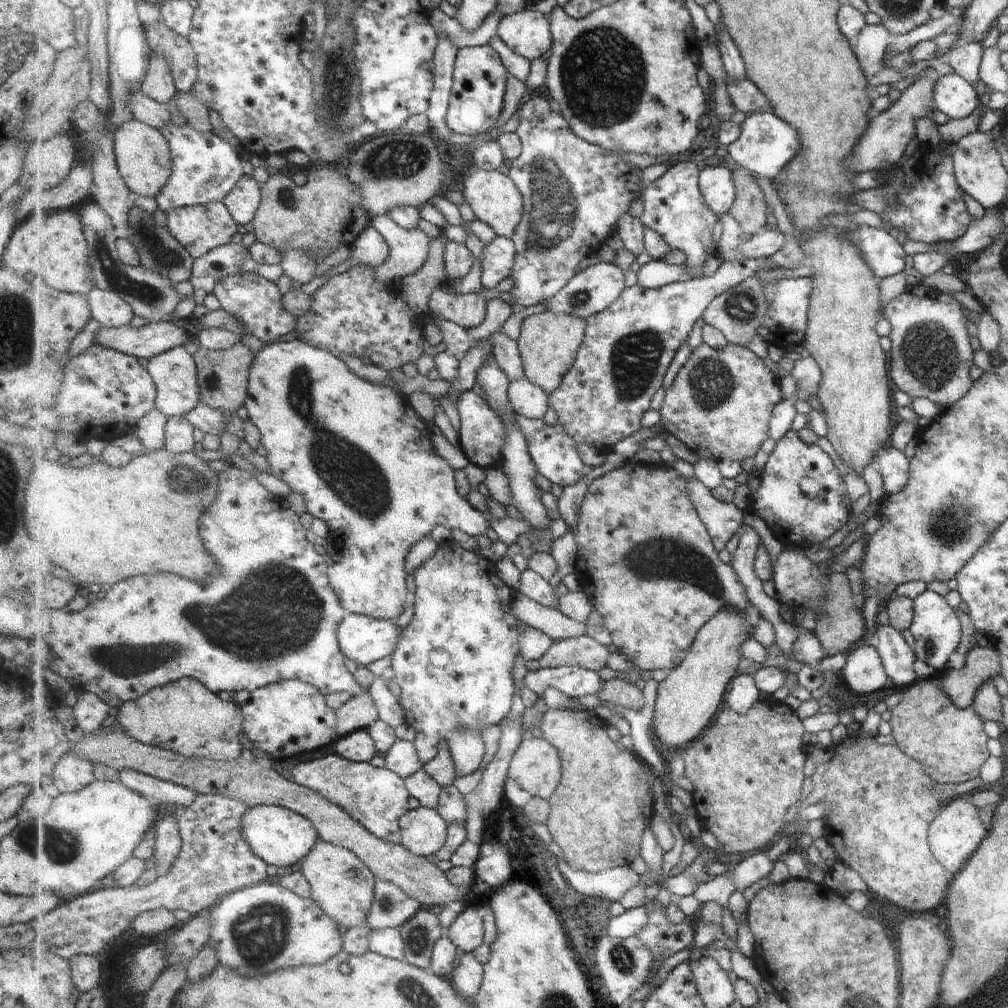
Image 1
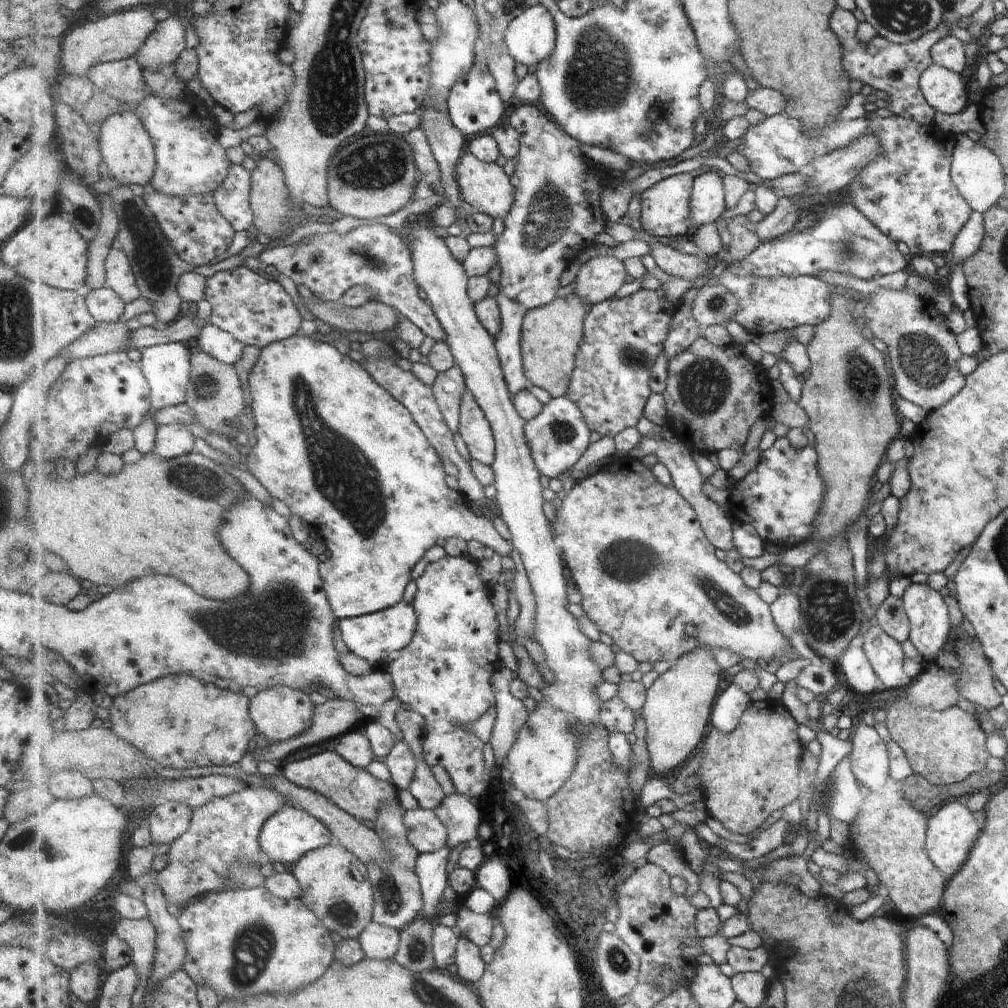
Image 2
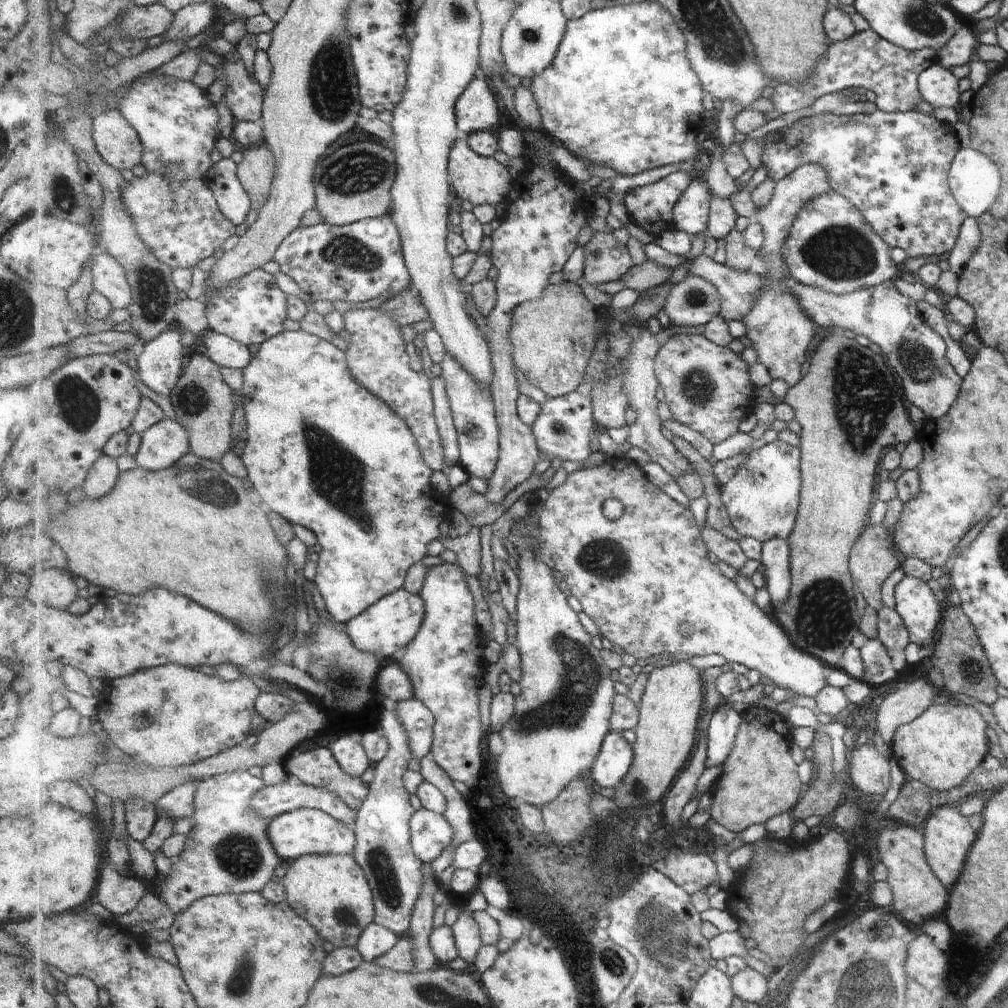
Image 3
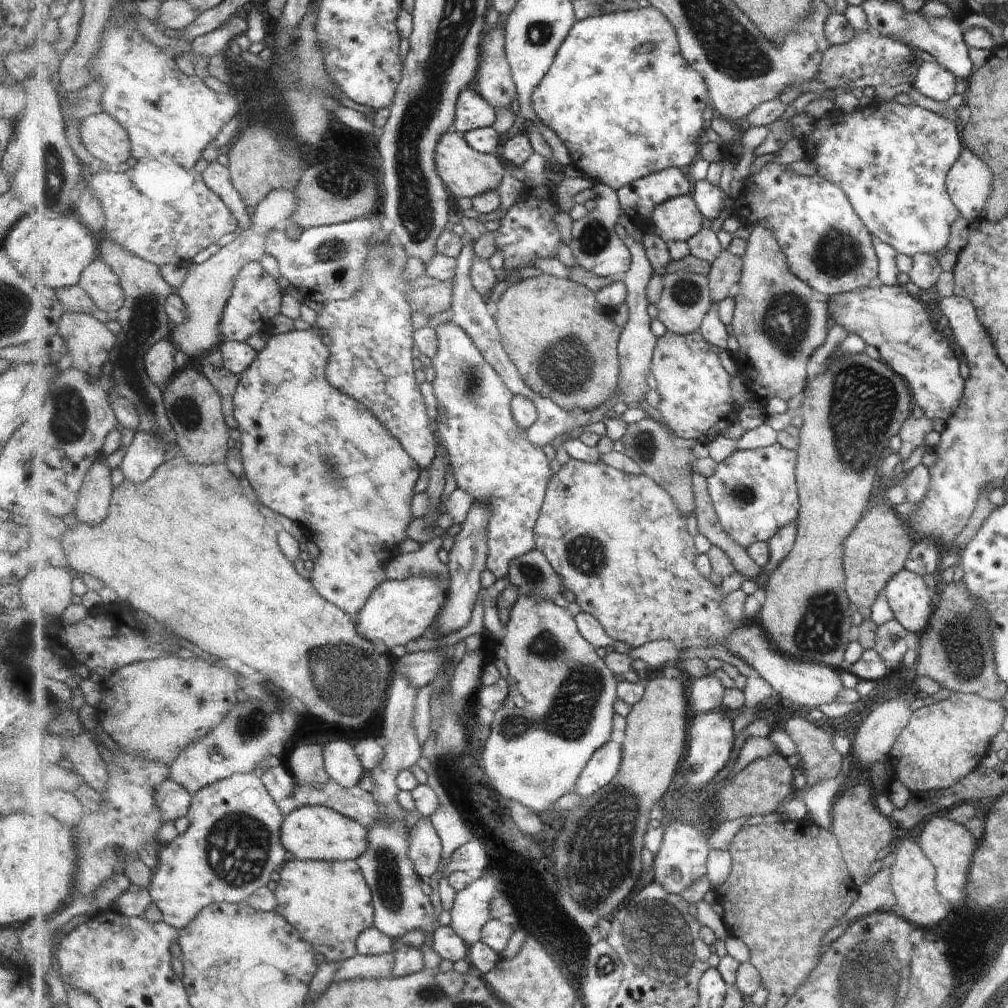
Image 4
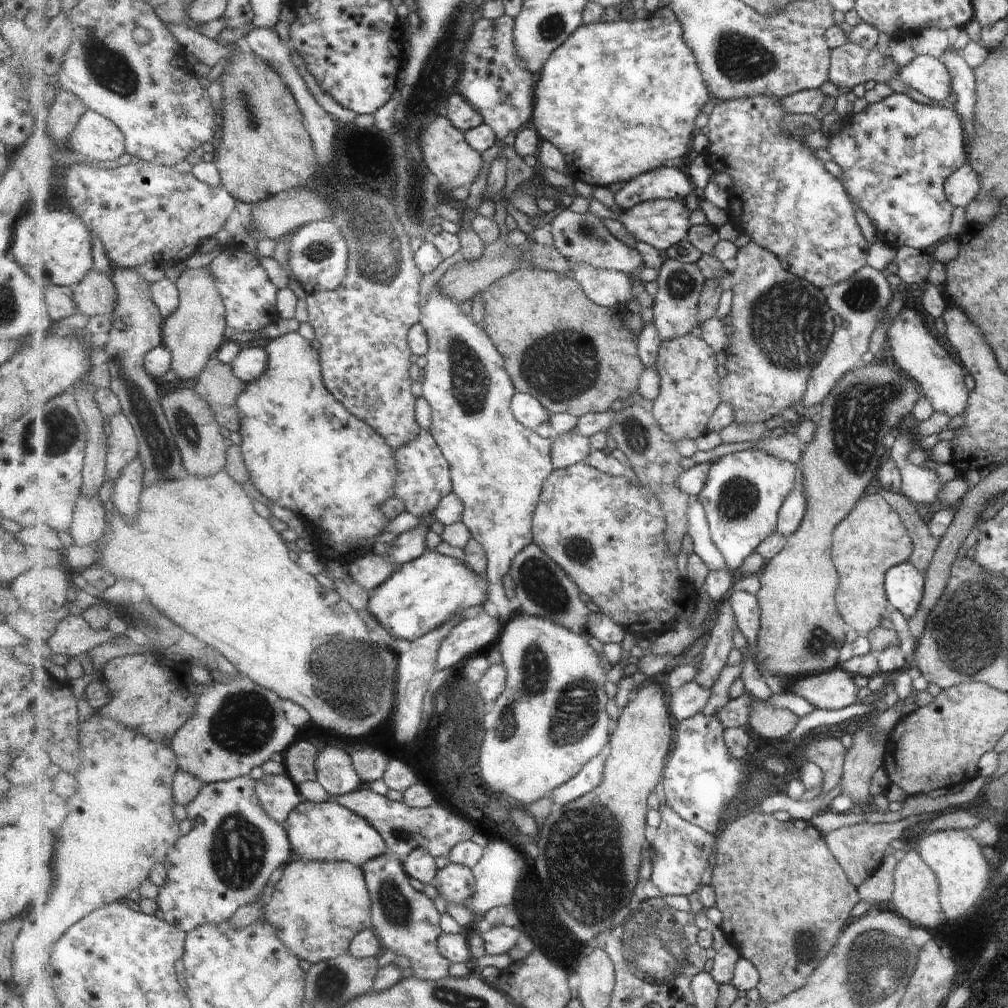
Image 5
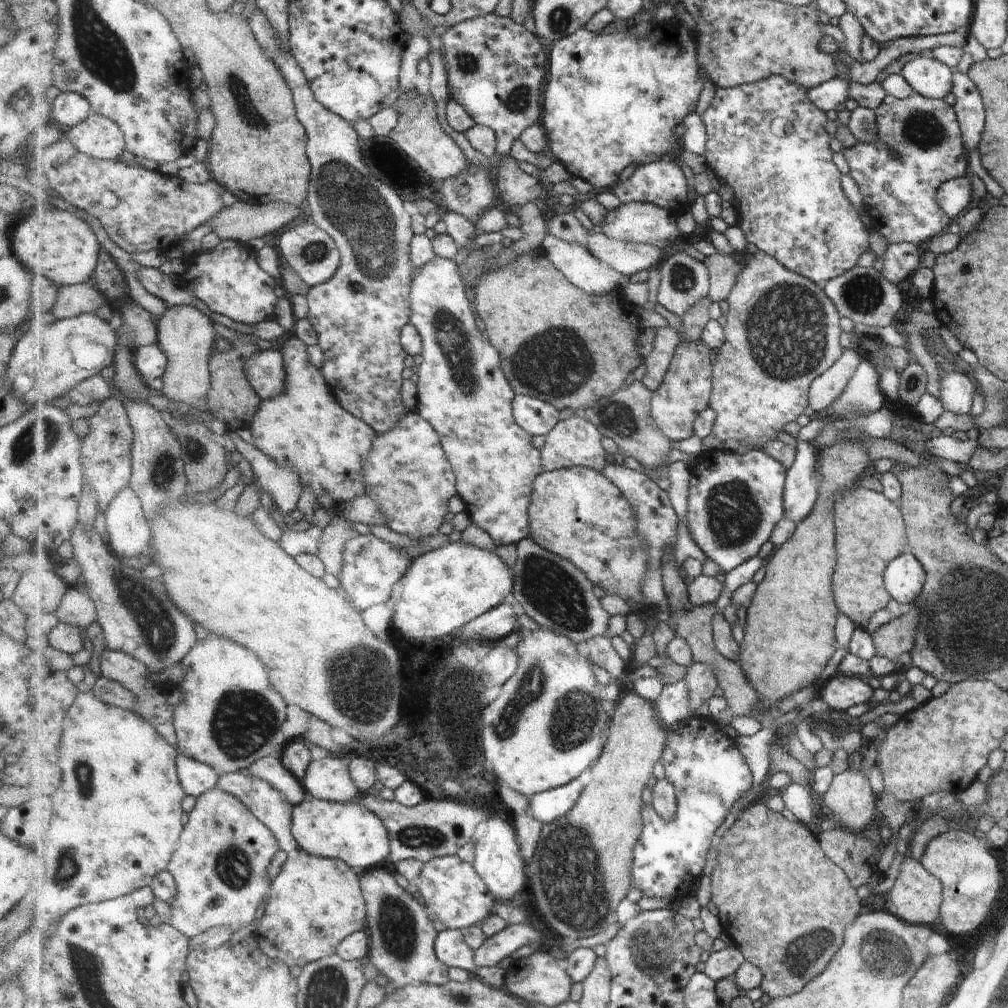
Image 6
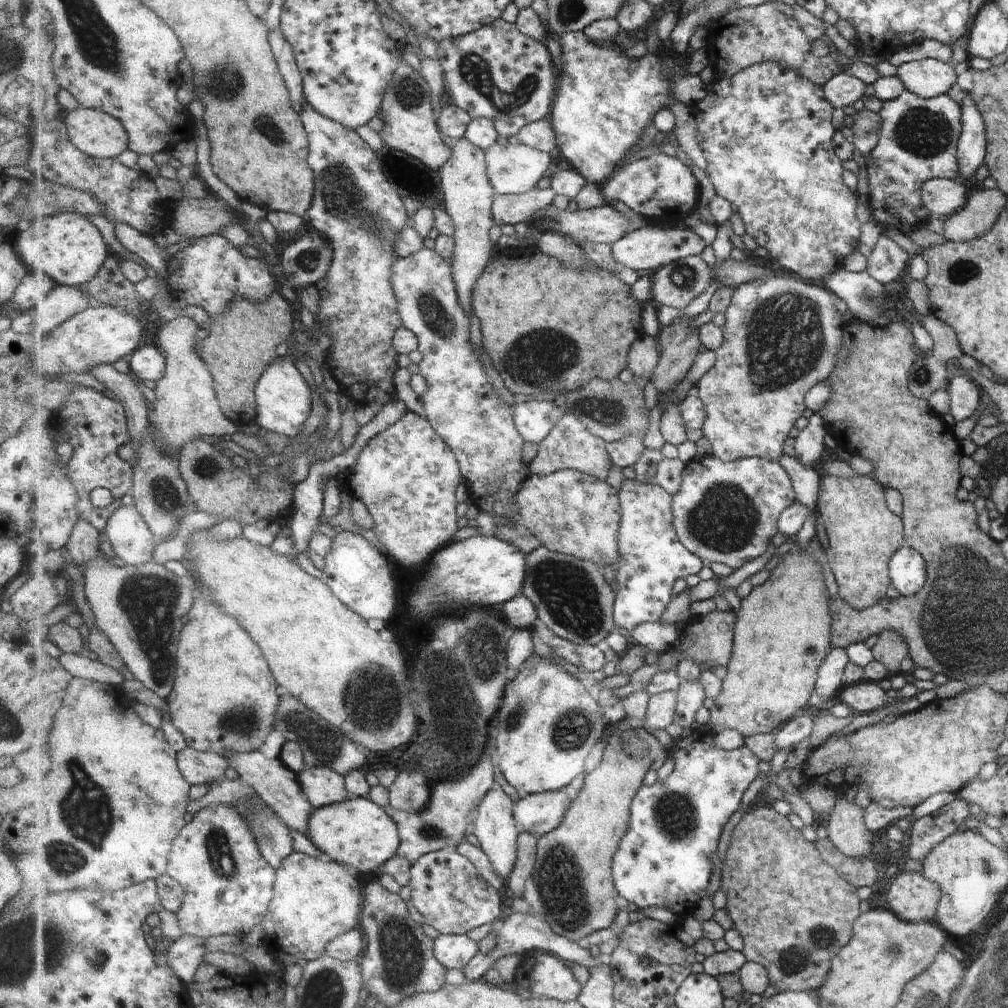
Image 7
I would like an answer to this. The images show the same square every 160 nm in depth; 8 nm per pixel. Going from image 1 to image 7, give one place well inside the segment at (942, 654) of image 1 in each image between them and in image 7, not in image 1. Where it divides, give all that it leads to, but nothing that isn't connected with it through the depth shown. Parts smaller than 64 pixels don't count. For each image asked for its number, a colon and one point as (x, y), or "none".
2: (929, 627)
3: (915, 604)
4: (908, 598)
5: (903, 585)
6: (903, 578)
7: (906, 570)

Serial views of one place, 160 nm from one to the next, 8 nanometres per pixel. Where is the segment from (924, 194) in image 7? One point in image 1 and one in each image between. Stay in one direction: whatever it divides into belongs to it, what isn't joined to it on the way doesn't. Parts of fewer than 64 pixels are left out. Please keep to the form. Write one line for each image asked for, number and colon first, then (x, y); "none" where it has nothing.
1: (976, 167)
2: (976, 174)
3: (973, 181)
4: (968, 182)
5: (960, 187)
6: (952, 196)

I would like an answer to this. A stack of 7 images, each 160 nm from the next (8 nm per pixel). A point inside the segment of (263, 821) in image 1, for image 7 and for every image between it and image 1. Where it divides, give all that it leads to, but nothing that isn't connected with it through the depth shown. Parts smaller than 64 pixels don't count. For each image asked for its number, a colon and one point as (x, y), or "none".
2: (289, 834)
3: (304, 832)
4: (317, 832)
5: (327, 831)
6: (349, 831)
7: (358, 833)

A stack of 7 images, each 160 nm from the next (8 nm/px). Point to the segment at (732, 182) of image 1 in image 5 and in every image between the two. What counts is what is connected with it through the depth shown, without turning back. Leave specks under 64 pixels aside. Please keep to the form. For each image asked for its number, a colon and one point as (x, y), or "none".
2: (708, 201)
3: (691, 216)
4: (679, 219)
5: (662, 223)

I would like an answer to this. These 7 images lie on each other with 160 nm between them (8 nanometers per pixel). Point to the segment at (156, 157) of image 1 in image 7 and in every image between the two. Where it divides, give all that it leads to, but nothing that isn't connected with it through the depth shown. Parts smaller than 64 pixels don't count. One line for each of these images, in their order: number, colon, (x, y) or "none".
2: (127, 149)
3: (118, 144)
4: (106, 138)
5: (97, 136)
6: (100, 137)
7: (98, 134)

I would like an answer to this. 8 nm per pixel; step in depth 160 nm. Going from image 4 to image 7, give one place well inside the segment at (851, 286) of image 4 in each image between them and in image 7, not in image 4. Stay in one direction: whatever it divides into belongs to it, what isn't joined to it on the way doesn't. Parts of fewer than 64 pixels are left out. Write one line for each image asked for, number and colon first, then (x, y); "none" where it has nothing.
5: (793, 207)
6: (766, 140)
7: (766, 132)

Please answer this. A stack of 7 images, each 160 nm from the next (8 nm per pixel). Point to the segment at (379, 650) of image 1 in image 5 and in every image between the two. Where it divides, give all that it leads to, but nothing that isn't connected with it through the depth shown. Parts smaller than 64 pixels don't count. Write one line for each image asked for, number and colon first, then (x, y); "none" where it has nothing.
2: (372, 637)
3: (393, 623)
4: (399, 611)
5: (424, 593)

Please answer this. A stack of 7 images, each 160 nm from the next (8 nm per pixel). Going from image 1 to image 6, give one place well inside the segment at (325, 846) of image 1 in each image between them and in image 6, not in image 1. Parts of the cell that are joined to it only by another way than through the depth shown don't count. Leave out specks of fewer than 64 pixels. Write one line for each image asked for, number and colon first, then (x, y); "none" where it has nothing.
2: (335, 883)
3: (332, 893)
4: (330, 903)
5: (318, 907)
6: (315, 903)

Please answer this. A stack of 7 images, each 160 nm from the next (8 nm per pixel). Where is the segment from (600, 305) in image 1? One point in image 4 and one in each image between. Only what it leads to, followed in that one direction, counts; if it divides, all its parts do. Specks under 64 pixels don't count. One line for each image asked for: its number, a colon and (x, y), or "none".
2: (601, 278)
3: (606, 260)
4: (596, 247)

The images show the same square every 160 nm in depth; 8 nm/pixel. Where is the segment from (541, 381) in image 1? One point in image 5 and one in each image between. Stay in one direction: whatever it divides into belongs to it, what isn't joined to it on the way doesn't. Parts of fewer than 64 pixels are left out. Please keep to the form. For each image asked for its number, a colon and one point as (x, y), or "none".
2: (553, 334)
3: (558, 332)
4: (564, 343)
5: (575, 356)

